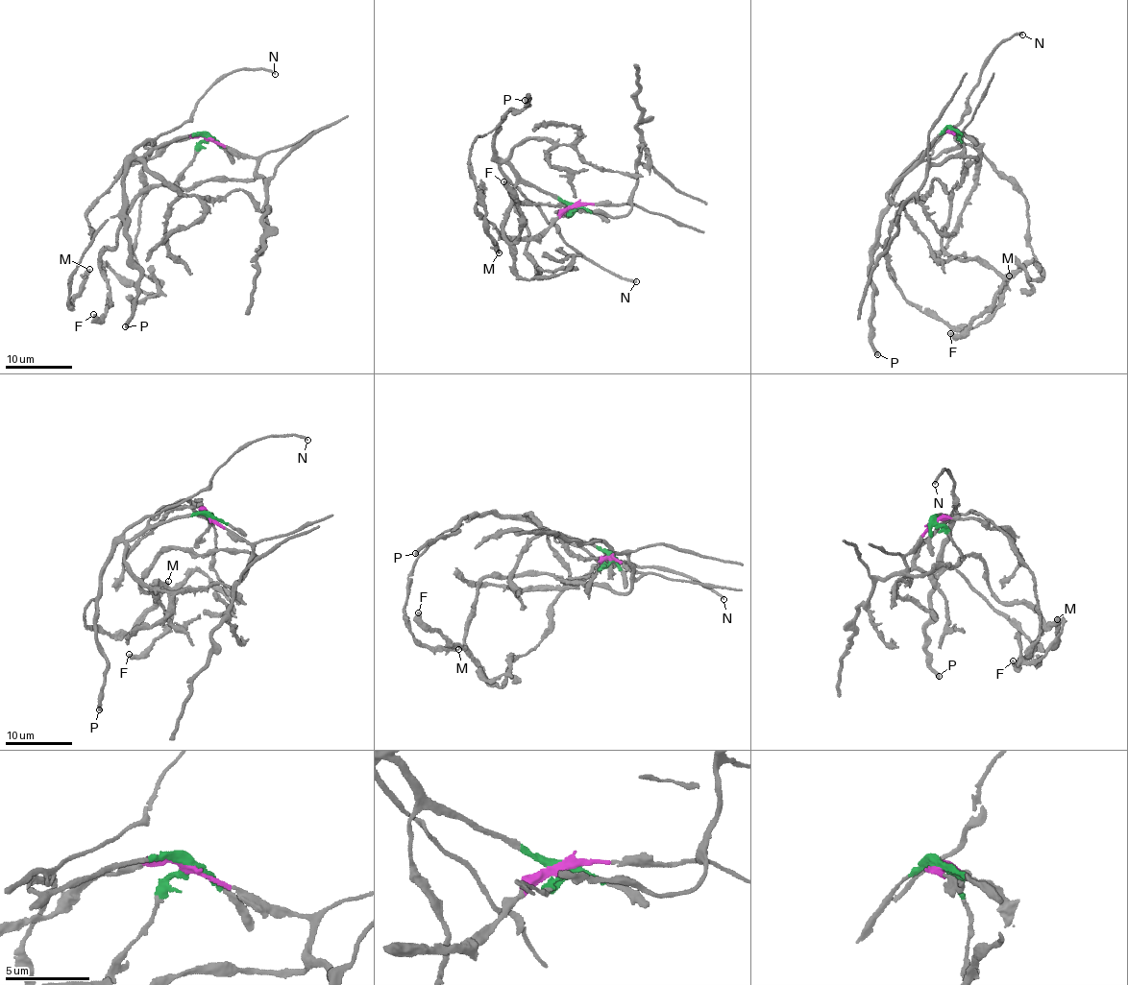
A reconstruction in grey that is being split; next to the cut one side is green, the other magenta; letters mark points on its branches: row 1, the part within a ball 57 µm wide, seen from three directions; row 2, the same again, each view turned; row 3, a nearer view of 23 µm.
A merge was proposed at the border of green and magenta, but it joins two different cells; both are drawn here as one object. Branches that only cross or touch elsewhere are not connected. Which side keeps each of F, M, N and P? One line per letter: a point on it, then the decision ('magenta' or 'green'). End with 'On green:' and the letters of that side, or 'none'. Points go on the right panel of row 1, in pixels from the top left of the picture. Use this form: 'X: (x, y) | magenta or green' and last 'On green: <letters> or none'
F: (950, 333) | magenta
M: (1009, 276) | green
N: (1022, 35) | green
P: (877, 354) | green
On green: M, N, P

